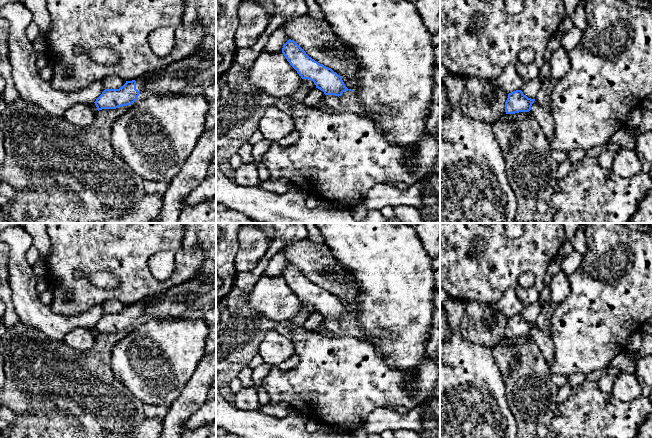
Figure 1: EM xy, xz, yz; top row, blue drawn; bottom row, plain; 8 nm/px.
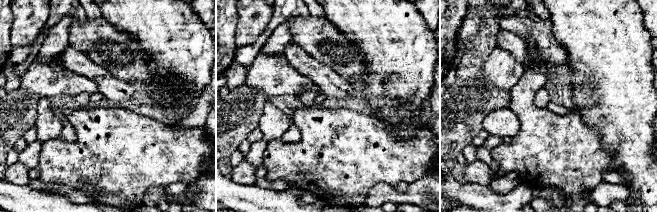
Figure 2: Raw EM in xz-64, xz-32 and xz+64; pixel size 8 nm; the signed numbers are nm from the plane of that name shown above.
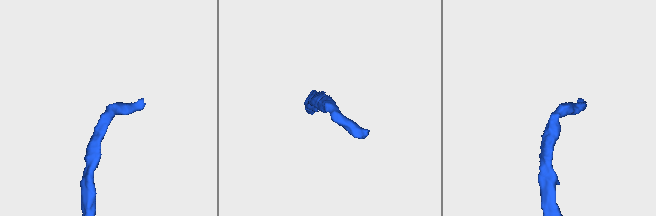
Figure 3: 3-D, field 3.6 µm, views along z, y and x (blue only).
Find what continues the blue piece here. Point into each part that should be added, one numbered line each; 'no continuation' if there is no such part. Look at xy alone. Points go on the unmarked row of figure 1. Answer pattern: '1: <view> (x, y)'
1: xy (143, 303)

